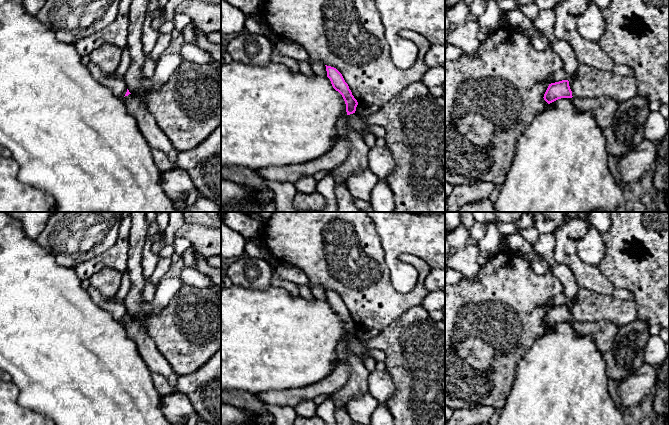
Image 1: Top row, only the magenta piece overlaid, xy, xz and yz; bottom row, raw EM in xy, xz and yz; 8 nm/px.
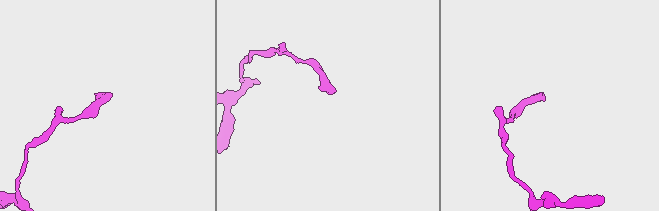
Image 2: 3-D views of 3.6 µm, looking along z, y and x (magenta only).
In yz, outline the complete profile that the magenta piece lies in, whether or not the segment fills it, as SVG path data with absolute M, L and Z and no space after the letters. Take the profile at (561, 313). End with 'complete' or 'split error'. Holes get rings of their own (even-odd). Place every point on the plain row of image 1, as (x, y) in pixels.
M562 304L559 306L549 308L545 318L544 324L550 328L561 322L572 322L572 315L569 310L568 304Z; complete

